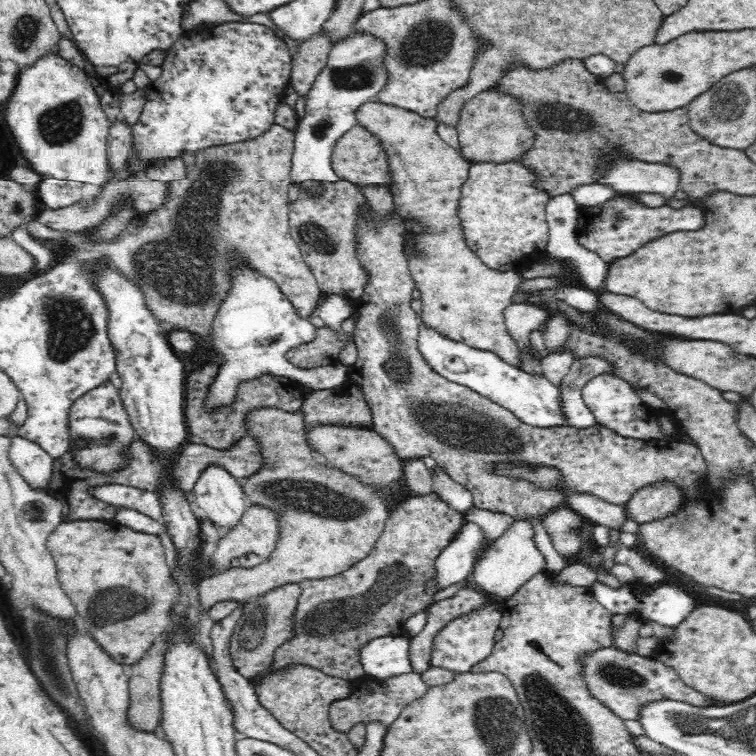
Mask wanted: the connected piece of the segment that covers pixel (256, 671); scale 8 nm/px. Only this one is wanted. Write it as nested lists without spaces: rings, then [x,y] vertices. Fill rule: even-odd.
[[[298,582],[284,584],[258,598],[241,604],[243,618],[239,620],[230,642],[230,659],[234,669],[249,681],[268,672],[275,658],[274,652],[280,644],[296,637],[296,612],[301,588]]]

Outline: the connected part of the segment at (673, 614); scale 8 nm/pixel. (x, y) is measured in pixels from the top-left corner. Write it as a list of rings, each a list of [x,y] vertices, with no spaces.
[[[596,580],[591,589],[593,596],[599,604],[602,604],[613,616],[624,614],[626,616],[635,616],[642,620],[648,620],[648,623],[656,622],[661,626],[676,627],[684,619],[688,618],[696,610],[696,601],[684,590],[684,586],[678,583],[664,582],[652,585],[652,590],[643,590],[636,587],[636,584],[621,585],[620,588],[602,584]]]

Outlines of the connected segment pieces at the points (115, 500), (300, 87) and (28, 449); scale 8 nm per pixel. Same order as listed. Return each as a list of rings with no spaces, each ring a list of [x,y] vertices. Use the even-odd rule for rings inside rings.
[[[102,484],[92,488],[90,493],[99,500],[111,505],[134,509],[154,520],[162,520],[162,508],[158,494],[122,484]]]
[[[318,33],[307,41],[303,41],[296,54],[291,56],[291,75],[289,84],[292,85],[292,88],[294,88],[298,96],[307,96],[308,92],[310,92],[310,88],[312,88],[317,74],[322,70],[328,60],[328,54],[330,54],[329,50],[332,47],[332,39],[330,39],[328,35]]]
[[[11,437],[8,459],[33,489],[42,491],[51,482],[53,458],[40,445],[19,437]]]

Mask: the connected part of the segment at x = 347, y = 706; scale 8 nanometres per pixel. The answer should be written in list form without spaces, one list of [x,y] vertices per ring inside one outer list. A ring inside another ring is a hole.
[[[410,672],[388,680],[375,680],[368,676],[358,678],[360,684],[353,686],[348,696],[330,704],[329,715],[332,727],[338,732],[348,734],[352,726],[358,722],[363,722],[366,726],[369,722],[380,721],[385,728],[388,728],[400,716],[407,704],[426,694],[429,686],[421,676],[419,673]]]

